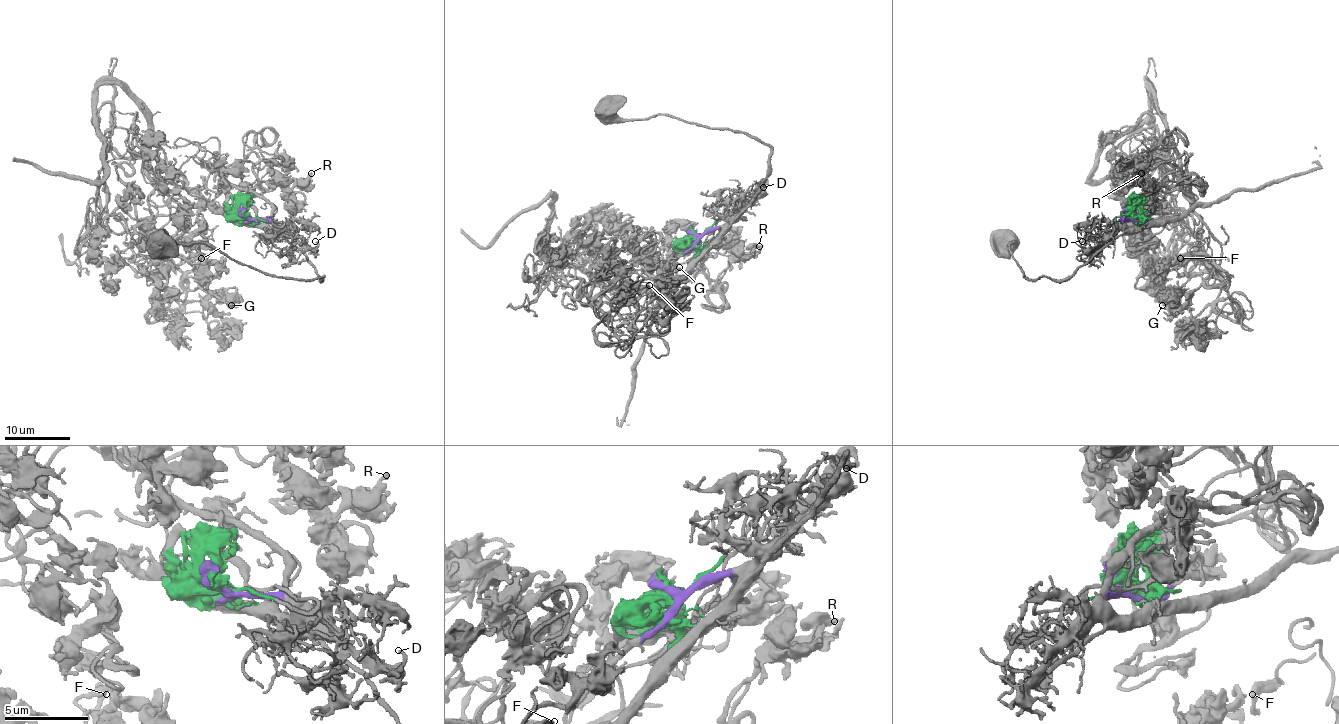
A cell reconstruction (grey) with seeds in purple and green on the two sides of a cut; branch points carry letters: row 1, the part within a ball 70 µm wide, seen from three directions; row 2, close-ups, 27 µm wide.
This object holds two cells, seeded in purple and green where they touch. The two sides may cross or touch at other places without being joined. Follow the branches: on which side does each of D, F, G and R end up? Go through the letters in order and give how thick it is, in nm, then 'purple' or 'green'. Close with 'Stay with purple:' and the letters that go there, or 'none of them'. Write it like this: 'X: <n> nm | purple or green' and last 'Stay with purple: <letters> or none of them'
D: 180 nm | purple
F: 360 nm | green
G: 220 nm | green
R: 280 nm | green
Stay with purple: D

